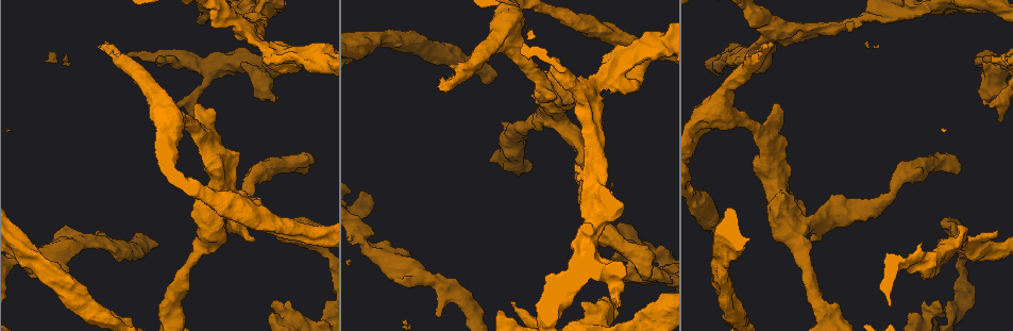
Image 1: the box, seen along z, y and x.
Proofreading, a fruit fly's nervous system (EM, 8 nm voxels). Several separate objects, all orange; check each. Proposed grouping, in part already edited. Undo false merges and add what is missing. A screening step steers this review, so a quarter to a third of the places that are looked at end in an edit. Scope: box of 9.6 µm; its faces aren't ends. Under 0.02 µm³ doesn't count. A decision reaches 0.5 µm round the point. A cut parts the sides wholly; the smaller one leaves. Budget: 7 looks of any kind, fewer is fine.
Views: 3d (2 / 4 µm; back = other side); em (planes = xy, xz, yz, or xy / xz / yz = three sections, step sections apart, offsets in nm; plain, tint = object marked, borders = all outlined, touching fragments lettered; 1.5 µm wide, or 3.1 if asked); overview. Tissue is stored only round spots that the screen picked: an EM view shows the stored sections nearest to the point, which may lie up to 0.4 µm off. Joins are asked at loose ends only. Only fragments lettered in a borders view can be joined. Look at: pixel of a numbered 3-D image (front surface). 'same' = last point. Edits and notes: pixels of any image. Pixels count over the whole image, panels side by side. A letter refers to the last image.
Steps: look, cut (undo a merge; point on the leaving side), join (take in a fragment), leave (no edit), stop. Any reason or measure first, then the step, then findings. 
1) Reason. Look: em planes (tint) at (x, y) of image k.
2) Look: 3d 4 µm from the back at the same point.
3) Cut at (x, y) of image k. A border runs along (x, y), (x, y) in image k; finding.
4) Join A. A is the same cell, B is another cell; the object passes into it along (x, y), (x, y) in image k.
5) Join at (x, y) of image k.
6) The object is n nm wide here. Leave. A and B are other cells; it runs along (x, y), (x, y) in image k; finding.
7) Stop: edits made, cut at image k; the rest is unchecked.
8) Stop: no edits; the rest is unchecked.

Stops while still wide. Look: em planes (plain) at (255, 240) of image 1.

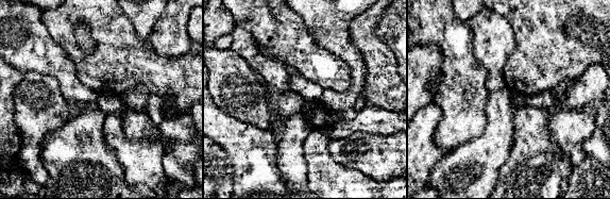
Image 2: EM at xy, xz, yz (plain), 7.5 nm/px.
Look: em planes (borders) at the same point.

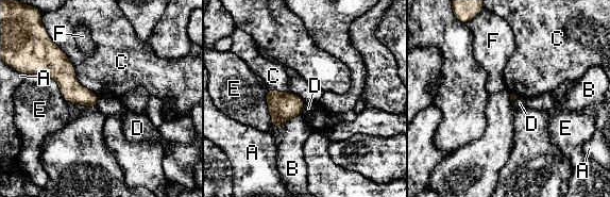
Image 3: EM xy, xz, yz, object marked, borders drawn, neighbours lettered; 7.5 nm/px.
Leave. A, B, C, D, E and F are other cells; a border runs along (305, 102), (301, 114) in image 3; none of them fits.

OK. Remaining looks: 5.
Stops while still wide. Look: em xy step 4 (borders) at (396, 250) of image 1.

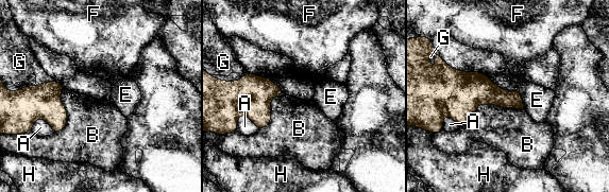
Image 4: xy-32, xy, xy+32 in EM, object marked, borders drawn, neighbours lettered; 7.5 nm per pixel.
Leave. A, B, E, F, G and H are other cells; a border runs along (236, 119), (244, 114), (258, 128) in image 4; no lettered fragment goes on from it.

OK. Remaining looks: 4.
Free end. Look: em planes (plain) at (512, 304) of image 1.

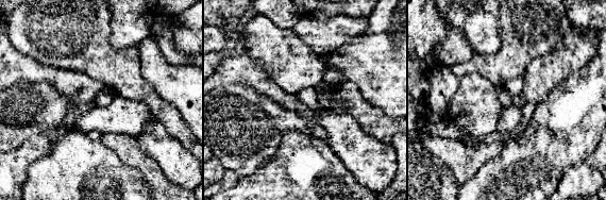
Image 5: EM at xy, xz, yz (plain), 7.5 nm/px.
See the neighbours. Look: em planes (borders) at the same point.

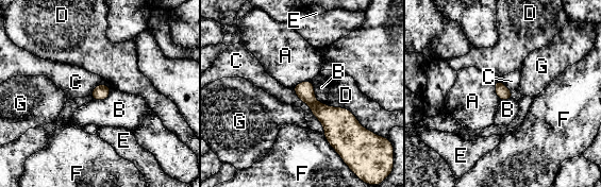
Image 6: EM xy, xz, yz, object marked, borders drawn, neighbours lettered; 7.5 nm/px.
The longest contact is with D, 380 nm. Leave. A, B, C, D, E, F and G are other cells; no lettered fragment goes on from it.

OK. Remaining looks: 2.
Stop: no edits; the rest is unchecked.

